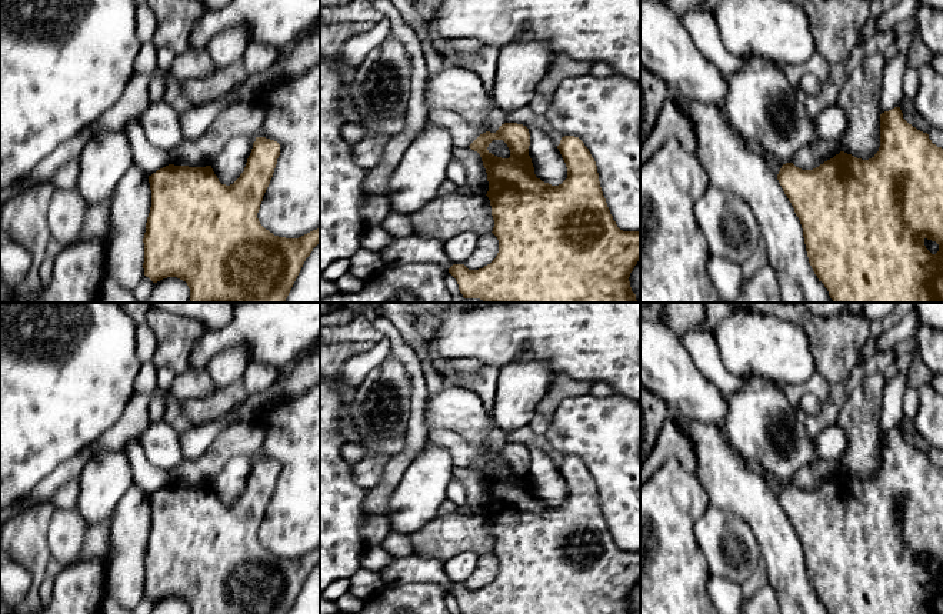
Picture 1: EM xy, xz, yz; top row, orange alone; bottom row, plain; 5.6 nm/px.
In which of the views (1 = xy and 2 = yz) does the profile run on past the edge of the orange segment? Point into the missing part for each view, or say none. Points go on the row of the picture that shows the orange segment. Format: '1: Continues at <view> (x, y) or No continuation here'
1: No continuation here
2: No continuation here

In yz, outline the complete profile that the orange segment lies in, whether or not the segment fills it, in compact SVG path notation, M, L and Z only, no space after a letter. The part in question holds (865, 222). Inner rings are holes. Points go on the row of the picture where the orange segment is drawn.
M900 107L880 114L880 147L869 160L857 158L840 151L813 170L802 170L793 163L782 166L777 180L792 203L803 228L803 237L809 263L824 284L833 303L943 303L943 149L932 143L927 133L923 133L903 119ZM924 240L939 244L939 251L932 254Z

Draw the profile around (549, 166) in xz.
M539 127L527 129L530 133L529 156L536 177L552 186L562 184L567 178L567 167L554 140Z

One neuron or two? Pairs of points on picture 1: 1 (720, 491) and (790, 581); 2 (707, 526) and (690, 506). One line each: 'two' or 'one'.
1: one
2: two

